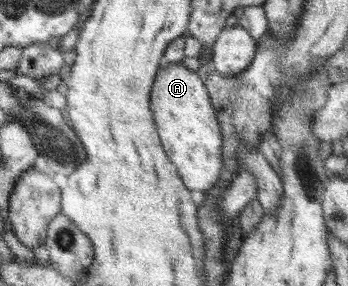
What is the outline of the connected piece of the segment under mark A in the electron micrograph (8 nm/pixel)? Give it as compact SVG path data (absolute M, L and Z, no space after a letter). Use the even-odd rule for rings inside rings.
M184 63L170 64L168 67L160 68L150 93L150 109L164 153L176 166L184 185L189 190L196 189L204 192L210 190L218 182L220 168L222 168L222 133L203 77L186 68Z

